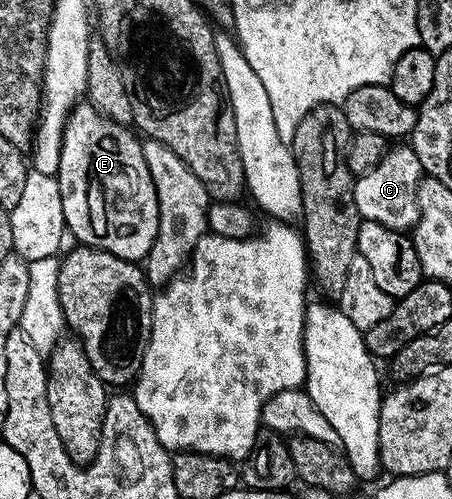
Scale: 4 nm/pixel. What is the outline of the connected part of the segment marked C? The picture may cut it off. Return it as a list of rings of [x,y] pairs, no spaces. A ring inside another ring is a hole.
[[[410,145],[389,146],[382,161],[354,182],[354,205],[358,205],[361,220],[378,221],[378,225],[386,225],[395,231],[411,232],[420,216],[416,194],[423,175],[424,167],[418,161],[418,153],[414,153]]]

